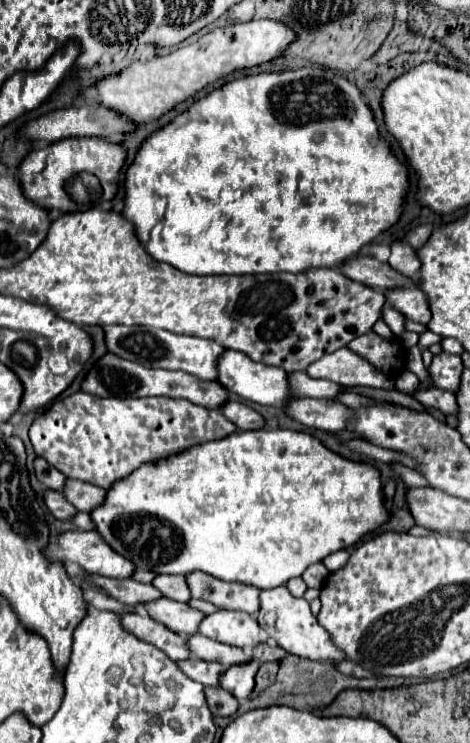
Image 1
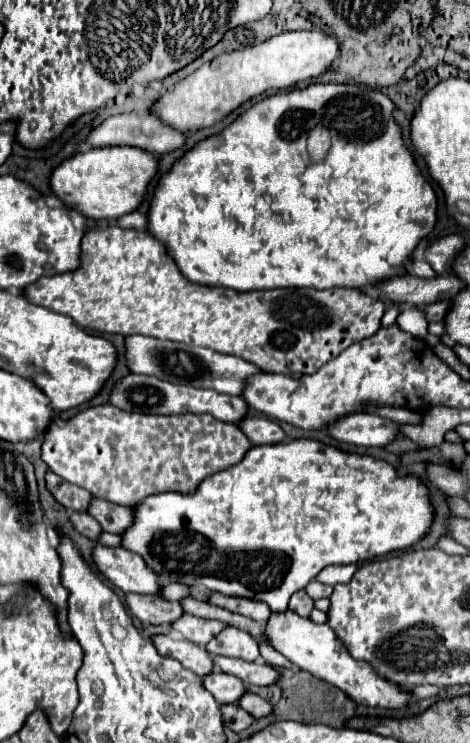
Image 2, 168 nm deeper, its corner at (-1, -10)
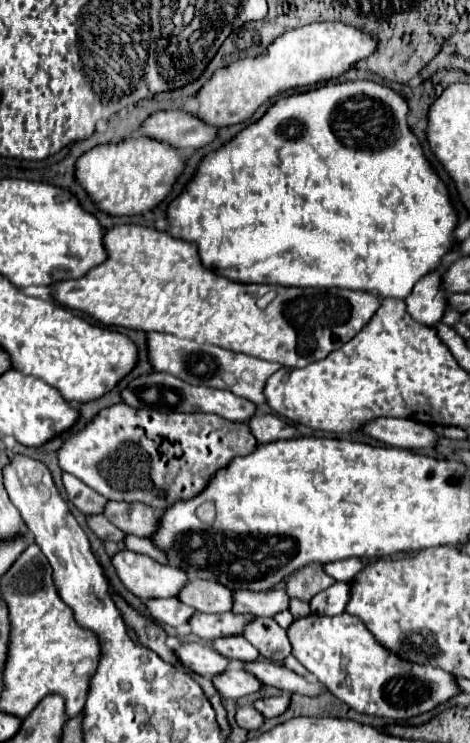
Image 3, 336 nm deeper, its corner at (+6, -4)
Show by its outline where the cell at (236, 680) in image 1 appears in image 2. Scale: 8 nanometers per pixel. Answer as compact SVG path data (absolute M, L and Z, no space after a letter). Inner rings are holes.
M246 691L242 697L240 697L240 701L238 701L238 705L244 709L244 711L248 711L252 717L264 717L264 715L268 715L270 711L272 711L272 705L268 703L268 701L264 701L262 697L258 697L258 695L254 695L254 693L250 693L250 691Z

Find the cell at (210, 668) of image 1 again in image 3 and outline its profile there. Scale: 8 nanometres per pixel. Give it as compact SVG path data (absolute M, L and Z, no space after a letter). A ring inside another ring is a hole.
M241 663L239 667L229 667L225 673L213 677L213 685L225 699L239 699L261 689L261 681L257 681L247 669L241 669Z

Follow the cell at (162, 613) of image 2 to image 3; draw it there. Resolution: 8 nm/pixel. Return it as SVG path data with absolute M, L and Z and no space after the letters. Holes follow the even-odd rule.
M147 599L147 609L151 617L159 623L167 623L171 627L179 627L187 623L197 611L179 599Z

